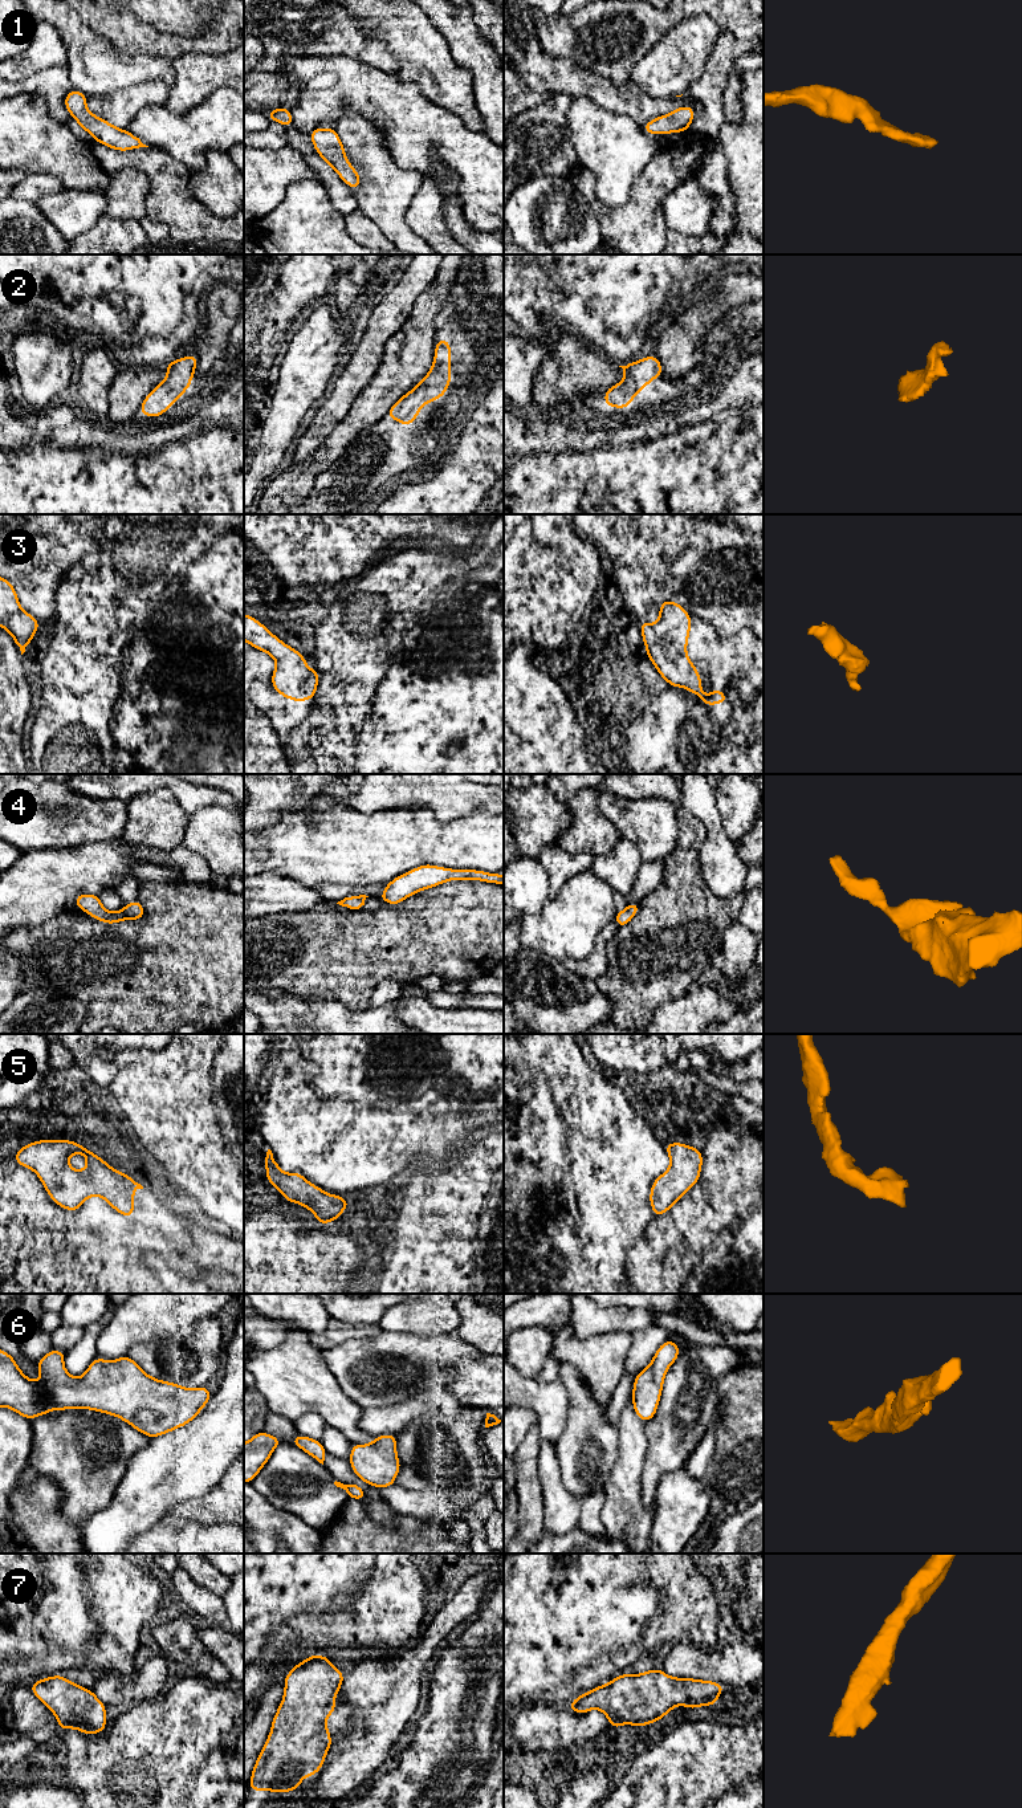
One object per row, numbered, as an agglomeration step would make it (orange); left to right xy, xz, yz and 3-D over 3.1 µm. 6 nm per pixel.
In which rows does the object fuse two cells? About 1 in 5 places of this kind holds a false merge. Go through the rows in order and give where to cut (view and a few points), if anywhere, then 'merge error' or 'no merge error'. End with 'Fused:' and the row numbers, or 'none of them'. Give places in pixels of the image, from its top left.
1: no cut | no merge error
2: no cut | no merge error
3: no cut | no merge error
4: no cut | no merge error
5: no cut | no merge error
6: no cut | no merge error
7: no cut | no merge error
Fused: none of them

